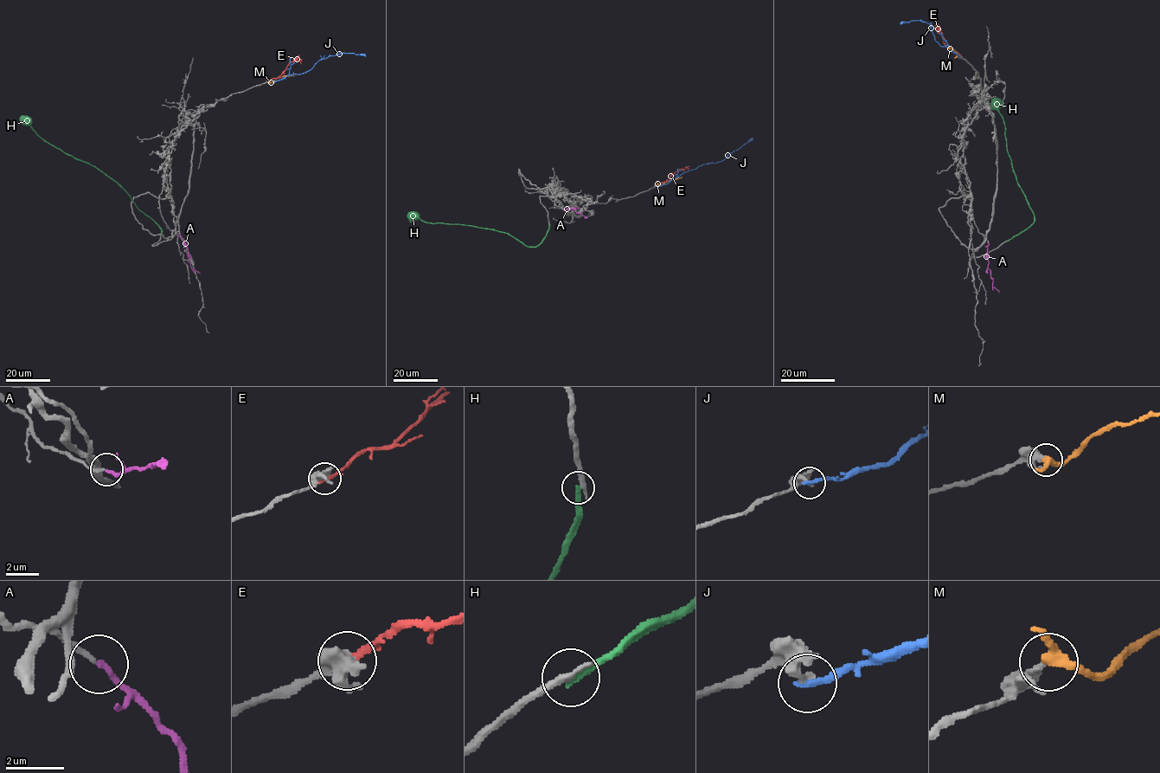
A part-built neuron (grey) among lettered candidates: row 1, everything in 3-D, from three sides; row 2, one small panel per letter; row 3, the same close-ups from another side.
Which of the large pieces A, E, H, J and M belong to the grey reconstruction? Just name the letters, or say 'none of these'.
A

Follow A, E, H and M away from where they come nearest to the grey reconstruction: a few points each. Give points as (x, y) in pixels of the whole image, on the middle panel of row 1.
A: (565, 209), (575, 209), (587, 218)
E: (656, 186), (678, 170), (686, 167), (688, 170)
H: (548, 224), (542, 241), (536, 247), (528, 247), (503, 232), (425, 222), (419, 218), (413, 220), (408, 215)
M: (657, 184), (661, 185), (682, 177)

